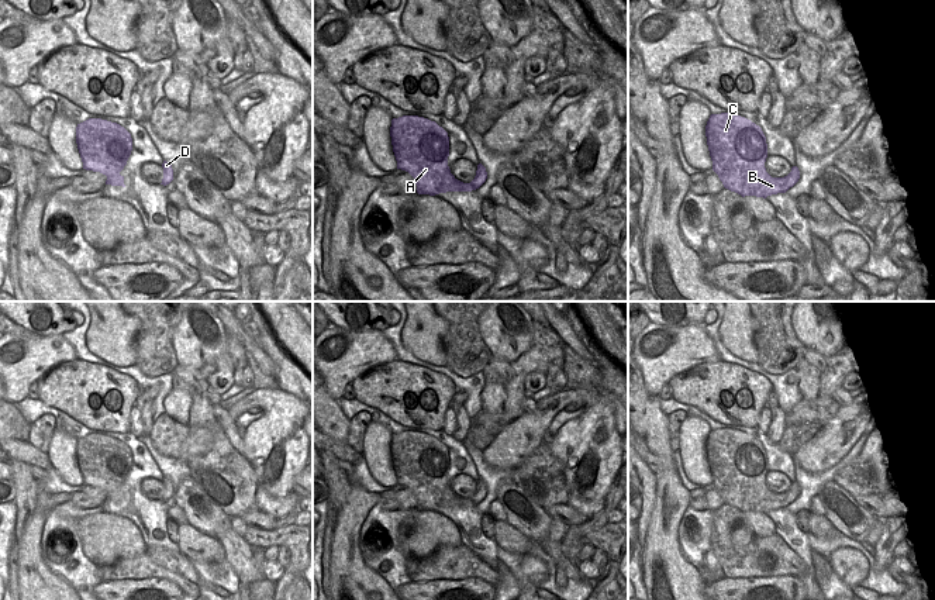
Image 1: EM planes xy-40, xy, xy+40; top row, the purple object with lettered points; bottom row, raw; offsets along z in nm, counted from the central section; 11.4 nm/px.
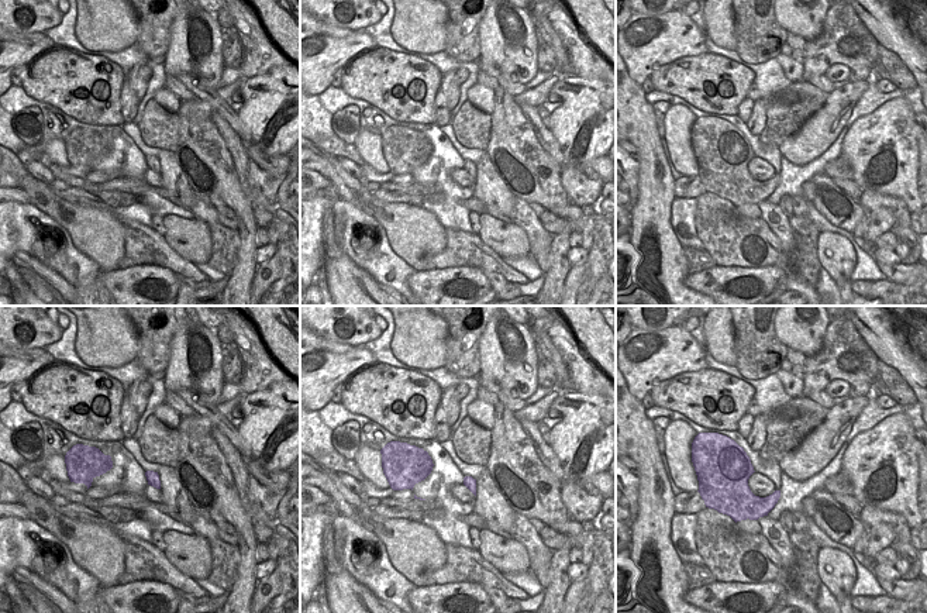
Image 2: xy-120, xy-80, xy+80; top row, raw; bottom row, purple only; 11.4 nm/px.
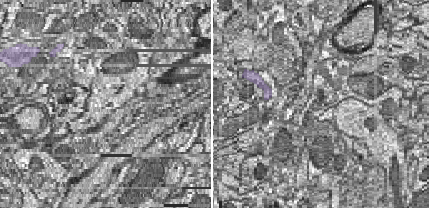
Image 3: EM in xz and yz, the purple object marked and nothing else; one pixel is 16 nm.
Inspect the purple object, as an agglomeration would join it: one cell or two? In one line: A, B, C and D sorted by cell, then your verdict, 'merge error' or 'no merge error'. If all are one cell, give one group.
A B C D; no merge error

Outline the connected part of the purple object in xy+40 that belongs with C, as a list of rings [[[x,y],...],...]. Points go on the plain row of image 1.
[[[711,430],[705,441],[713,486],[724,503],[745,511],[766,514],[786,508],[800,494],[797,482],[784,493],[772,493],[765,483],[766,452],[751,435],[729,430]]]

